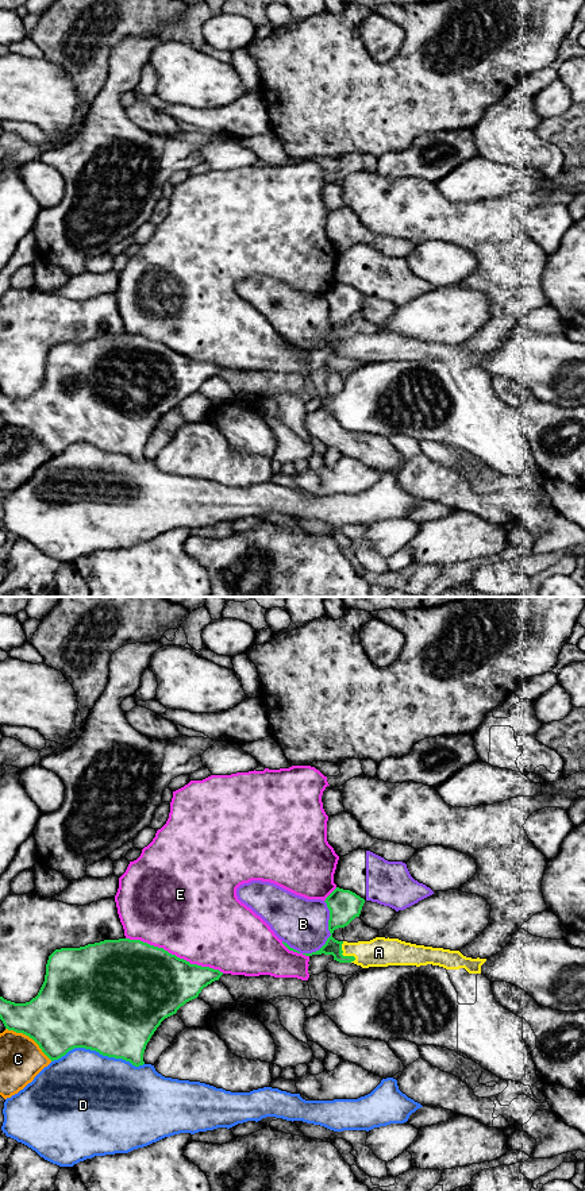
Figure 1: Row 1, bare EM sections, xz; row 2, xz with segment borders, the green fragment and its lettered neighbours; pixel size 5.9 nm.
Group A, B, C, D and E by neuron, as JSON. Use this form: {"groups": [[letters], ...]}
{"groups": [["A"], ["B"], ["C"], ["D"], ["E"]]}

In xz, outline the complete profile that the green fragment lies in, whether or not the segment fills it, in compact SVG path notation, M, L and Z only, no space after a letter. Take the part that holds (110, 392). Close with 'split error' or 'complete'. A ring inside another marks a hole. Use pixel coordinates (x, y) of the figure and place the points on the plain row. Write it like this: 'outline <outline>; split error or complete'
outline M104 335L80 343L61 343L49 351L45 377L35 393L15 398L0 392L0 415L5 424L32 433L51 456L74 443L85 443L139 462L145 459L146 440L161 417L197 393L204 382L219 375L222 370L219 365L190 359L141 335Z; complete

